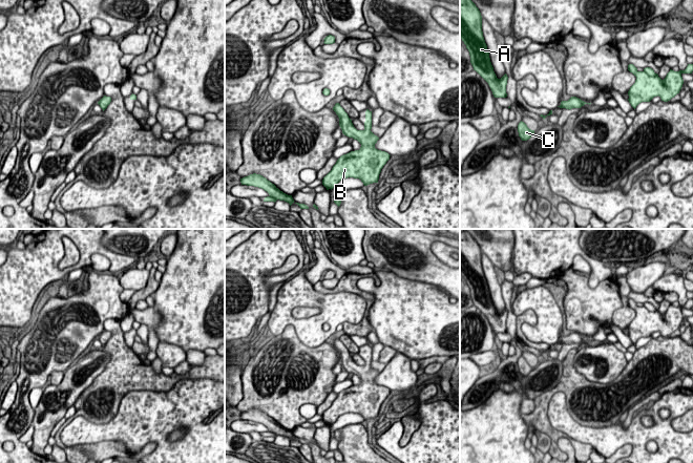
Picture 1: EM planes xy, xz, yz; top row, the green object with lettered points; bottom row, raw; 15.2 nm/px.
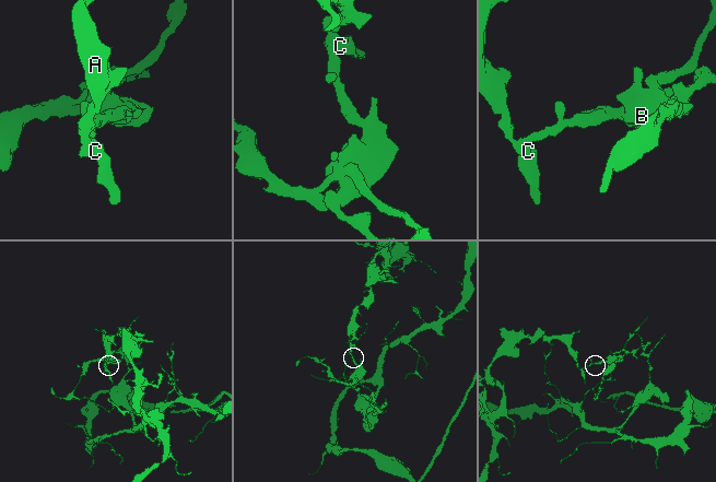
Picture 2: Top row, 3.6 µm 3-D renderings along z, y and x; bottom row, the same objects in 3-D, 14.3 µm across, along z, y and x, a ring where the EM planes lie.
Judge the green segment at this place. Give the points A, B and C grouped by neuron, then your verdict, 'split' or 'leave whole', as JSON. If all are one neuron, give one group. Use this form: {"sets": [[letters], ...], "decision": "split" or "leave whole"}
{"sets": [["A", "C"], ["B"]], "decision": "split"}

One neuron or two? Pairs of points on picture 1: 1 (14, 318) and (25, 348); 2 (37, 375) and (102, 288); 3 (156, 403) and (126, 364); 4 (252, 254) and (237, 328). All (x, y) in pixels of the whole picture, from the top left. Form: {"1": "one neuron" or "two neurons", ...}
{"1": "two neurons", "2": "one neuron", "3": "two neurons", "4": "one neuron"}

